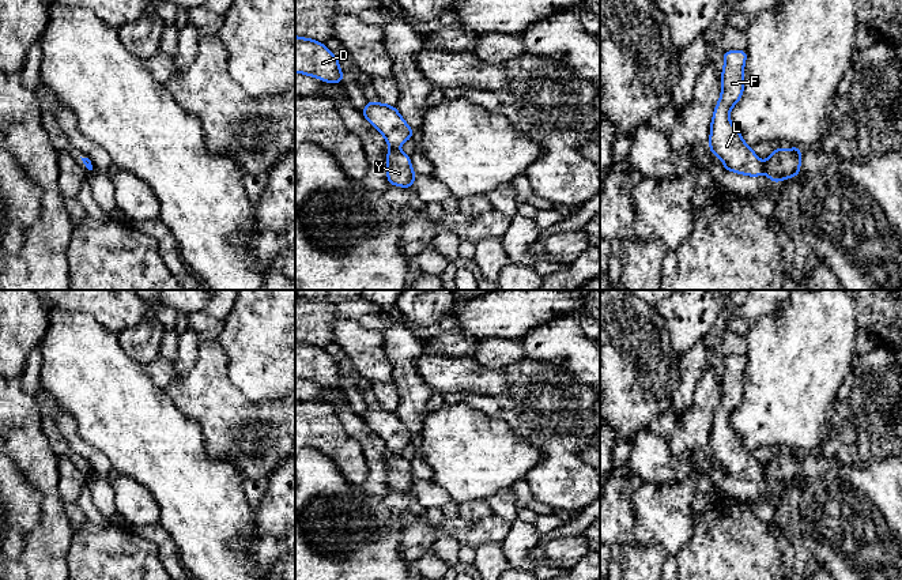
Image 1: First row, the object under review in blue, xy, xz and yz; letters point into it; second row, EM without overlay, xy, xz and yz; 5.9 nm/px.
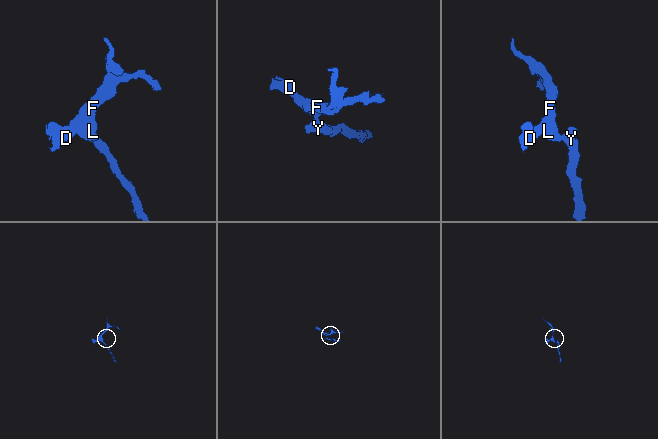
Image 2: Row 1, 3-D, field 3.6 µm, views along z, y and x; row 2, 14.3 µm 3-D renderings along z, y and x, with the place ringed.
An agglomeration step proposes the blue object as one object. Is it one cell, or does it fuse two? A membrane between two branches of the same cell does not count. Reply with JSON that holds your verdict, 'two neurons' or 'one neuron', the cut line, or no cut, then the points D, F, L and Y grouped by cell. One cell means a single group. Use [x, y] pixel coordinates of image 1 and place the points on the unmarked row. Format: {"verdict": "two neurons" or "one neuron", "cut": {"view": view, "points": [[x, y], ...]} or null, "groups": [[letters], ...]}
{"verdict": "two neurons", "cut": {"view": "yz", "points": [[762, 469], [765, 477]]}, "groups": [["D", "F", "L"], ["Y"]]}

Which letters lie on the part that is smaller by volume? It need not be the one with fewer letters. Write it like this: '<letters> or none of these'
Y

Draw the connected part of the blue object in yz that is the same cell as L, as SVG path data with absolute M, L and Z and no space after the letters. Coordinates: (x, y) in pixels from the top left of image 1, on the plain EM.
M747 355L721 358L724 361L721 400L712 422L709 453L710 457L722 466L725 475L759 482L765 478L763 467L746 449L741 438L733 432L729 422L731 414L740 406L744 396Z

